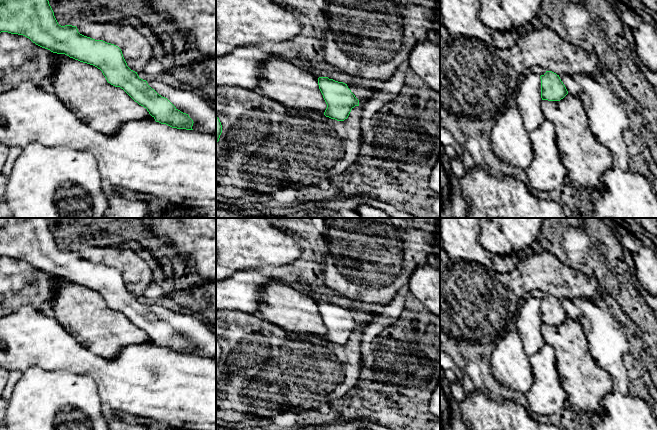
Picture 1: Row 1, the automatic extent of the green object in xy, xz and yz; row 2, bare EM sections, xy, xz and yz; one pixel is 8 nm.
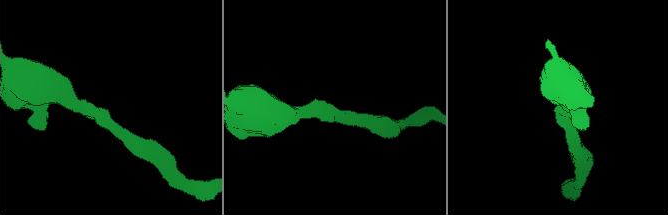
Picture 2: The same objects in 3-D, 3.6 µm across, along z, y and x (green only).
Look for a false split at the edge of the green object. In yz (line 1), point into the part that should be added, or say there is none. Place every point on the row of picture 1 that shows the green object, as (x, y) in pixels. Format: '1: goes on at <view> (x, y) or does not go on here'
1: does not go on here

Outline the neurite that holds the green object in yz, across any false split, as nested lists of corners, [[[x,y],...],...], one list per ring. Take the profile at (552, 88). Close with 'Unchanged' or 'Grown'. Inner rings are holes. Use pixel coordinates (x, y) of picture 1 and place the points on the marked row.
[[[546,71],[541,79],[541,98],[548,101],[560,101],[567,94],[568,91],[561,81],[559,75],[552,71]]]. Unchanged

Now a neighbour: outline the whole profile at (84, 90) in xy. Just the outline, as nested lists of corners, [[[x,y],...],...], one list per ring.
[[[65,54],[57,55],[51,84],[58,99],[79,120],[103,134],[114,134],[121,125],[149,116],[147,109],[135,102],[123,89],[108,83],[100,69]]]

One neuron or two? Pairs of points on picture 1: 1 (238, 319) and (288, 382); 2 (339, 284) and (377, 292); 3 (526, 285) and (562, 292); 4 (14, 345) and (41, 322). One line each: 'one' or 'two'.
1: one
2: one
3: one
4: one

